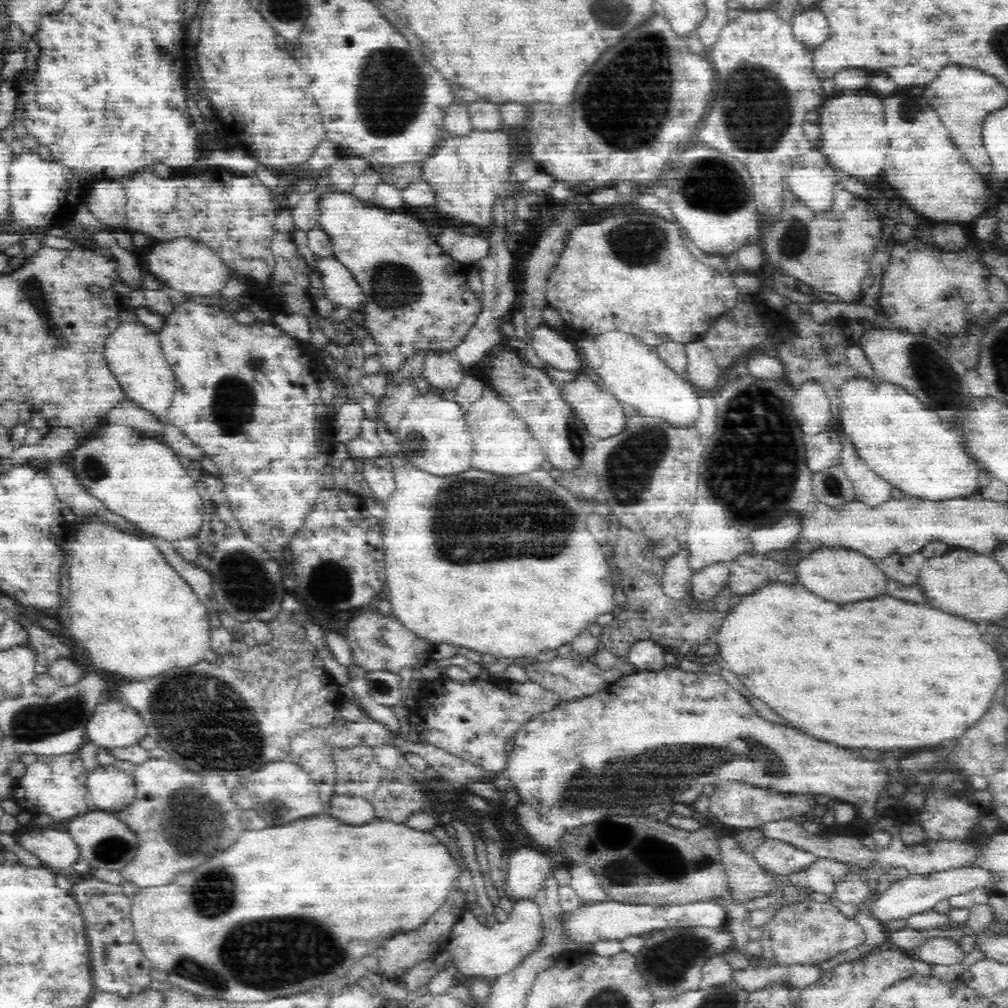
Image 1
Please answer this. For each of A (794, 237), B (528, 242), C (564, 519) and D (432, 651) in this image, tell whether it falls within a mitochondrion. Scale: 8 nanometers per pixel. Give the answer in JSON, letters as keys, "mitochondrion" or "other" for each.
{"A":"mitochondrion","B":"other","C":"mitochondrion","D":"other"}

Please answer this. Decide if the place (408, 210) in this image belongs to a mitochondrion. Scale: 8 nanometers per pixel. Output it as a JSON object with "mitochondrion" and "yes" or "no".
{"mitochondrion":"no"}

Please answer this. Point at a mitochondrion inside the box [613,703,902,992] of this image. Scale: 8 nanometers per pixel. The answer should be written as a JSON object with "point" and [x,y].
{"point":[667,964]}

